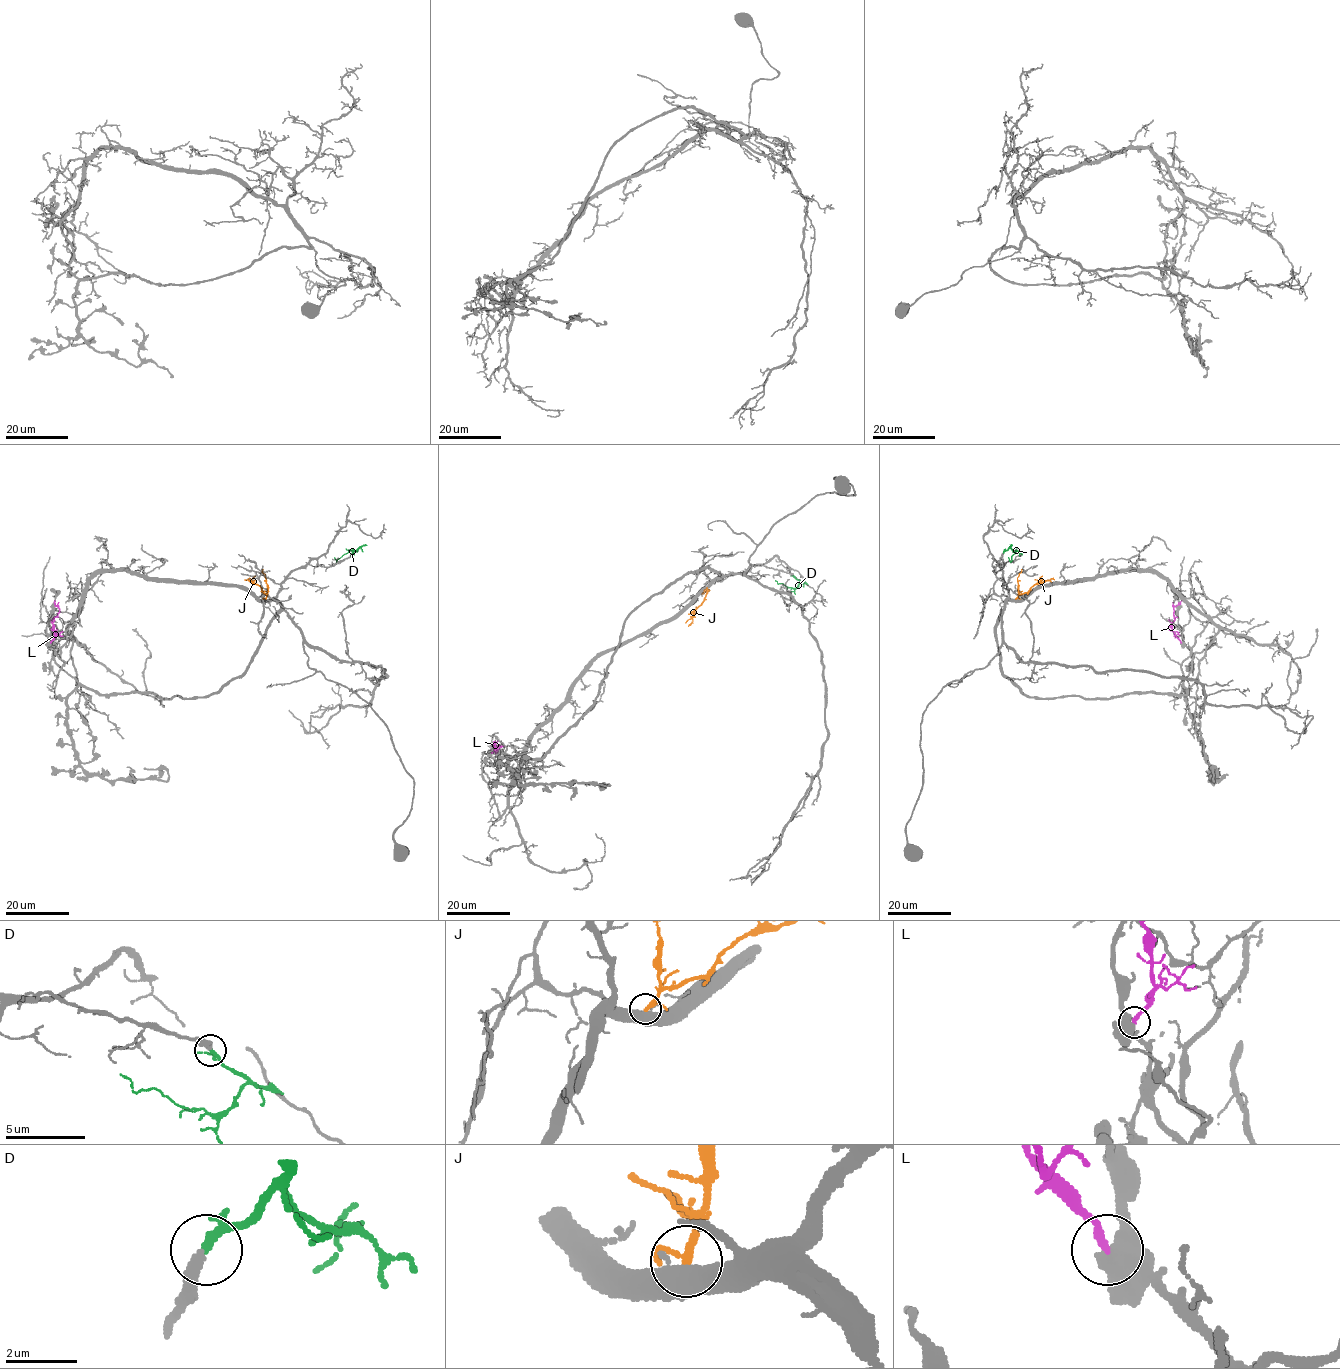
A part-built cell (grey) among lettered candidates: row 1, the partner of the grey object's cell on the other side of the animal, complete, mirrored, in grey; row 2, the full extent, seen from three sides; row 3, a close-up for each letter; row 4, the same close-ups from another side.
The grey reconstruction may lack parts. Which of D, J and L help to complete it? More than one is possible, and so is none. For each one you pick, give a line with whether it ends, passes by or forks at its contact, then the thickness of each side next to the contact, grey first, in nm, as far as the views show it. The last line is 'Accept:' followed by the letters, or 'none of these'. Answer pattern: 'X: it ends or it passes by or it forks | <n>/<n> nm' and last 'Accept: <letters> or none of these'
D: it passes by | 360/160 nm
Accept: D

